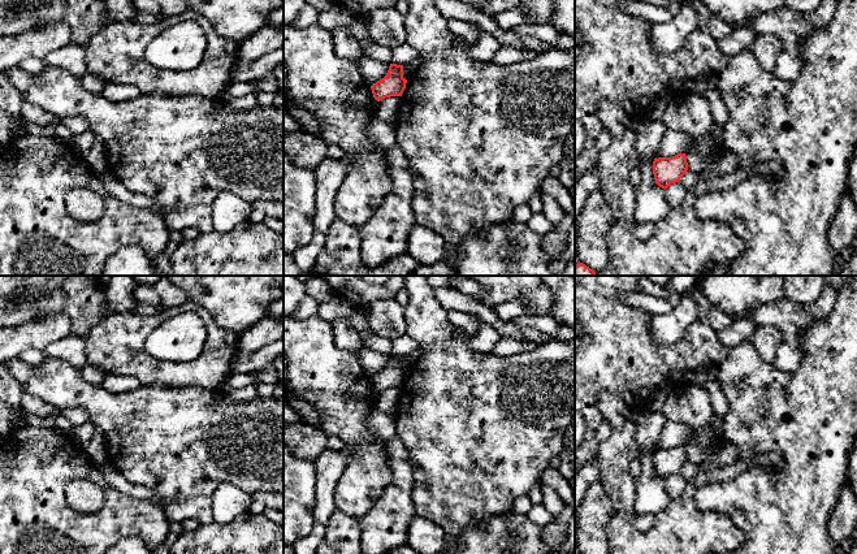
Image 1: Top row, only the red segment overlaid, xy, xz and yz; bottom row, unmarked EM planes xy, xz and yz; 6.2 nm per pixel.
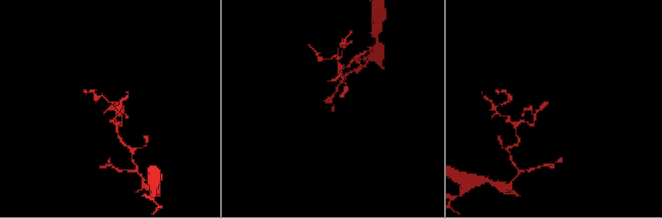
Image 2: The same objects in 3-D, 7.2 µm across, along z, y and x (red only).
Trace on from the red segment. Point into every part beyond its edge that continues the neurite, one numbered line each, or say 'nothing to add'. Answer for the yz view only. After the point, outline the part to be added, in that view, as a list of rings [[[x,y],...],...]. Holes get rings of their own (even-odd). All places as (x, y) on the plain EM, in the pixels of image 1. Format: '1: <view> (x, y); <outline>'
nothing to add

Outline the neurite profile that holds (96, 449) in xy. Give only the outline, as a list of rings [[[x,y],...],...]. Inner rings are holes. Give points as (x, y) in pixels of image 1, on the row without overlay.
[[[99,428],[95,429],[94,437],[85,447],[85,451],[88,458],[98,466],[108,462],[105,436]]]

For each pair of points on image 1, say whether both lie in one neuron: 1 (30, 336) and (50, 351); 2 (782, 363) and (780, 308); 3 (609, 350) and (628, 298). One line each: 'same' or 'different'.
1: different
2: same
3: different

